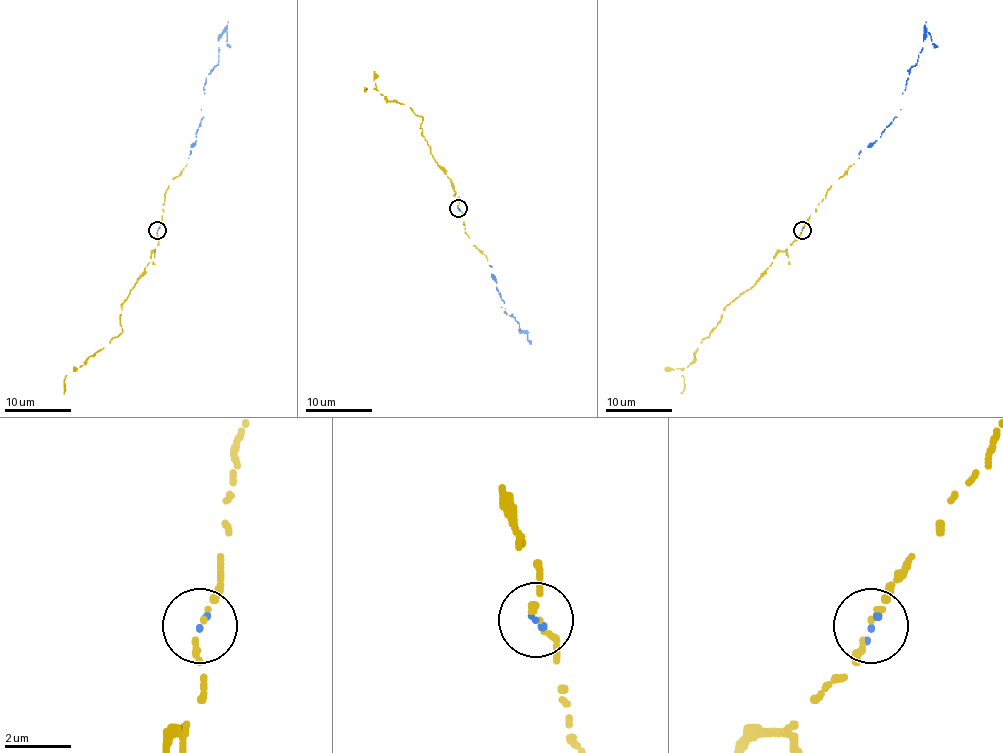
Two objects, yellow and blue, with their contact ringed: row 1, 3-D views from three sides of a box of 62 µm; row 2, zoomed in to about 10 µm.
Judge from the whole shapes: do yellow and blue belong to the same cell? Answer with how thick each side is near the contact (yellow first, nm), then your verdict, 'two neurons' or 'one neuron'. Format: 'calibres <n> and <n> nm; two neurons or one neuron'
calibres 110 and 160 nm; one neuron

